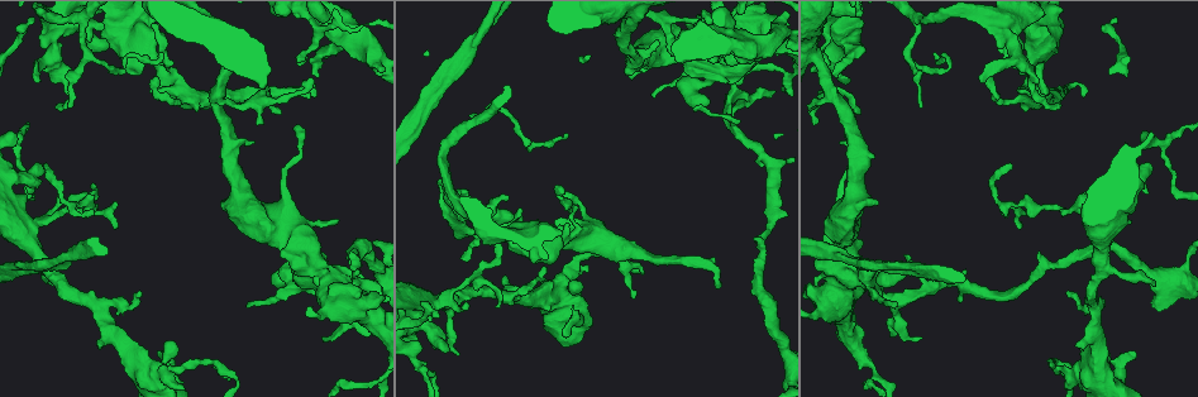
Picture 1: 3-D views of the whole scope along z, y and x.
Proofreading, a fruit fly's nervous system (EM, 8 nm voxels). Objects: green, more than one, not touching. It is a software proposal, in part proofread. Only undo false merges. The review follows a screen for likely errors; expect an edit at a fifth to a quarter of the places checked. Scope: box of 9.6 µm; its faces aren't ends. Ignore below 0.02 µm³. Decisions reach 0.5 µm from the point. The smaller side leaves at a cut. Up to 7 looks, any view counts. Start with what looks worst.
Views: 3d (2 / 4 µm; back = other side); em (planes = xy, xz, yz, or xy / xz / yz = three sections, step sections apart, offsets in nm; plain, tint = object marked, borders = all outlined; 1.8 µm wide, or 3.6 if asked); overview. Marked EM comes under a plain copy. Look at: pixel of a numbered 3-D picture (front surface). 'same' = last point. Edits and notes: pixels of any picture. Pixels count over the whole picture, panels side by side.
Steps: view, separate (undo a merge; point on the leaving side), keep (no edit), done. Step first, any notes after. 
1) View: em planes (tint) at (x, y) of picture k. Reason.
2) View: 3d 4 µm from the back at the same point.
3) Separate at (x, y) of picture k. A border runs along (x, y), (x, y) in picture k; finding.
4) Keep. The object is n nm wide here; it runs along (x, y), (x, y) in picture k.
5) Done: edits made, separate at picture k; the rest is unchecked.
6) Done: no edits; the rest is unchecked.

View: em xy step 8 (tint) at (721, 22) of picture 1. Thick turns thin.

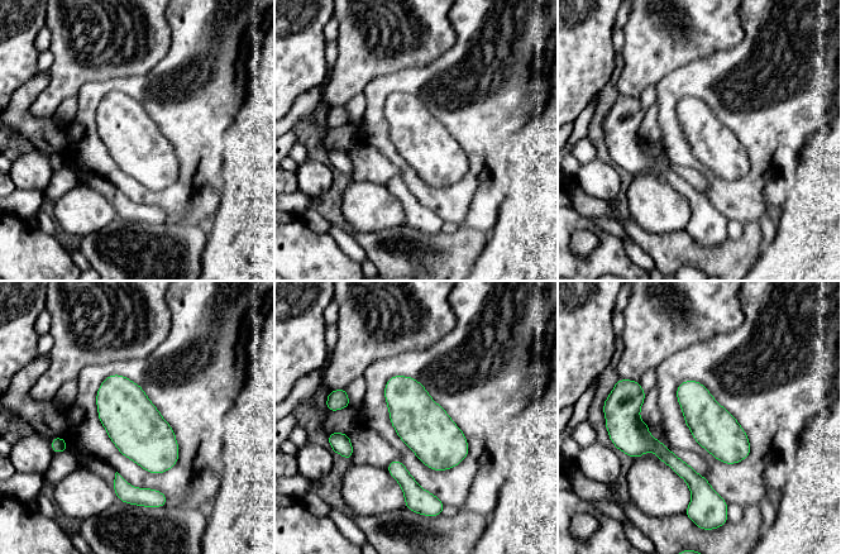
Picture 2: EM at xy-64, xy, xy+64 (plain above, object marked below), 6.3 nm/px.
Keep. Continuous, no second neuron.

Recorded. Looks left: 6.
View: 3d 4 µm at (719, 115) of picture 1. Calibre changes.

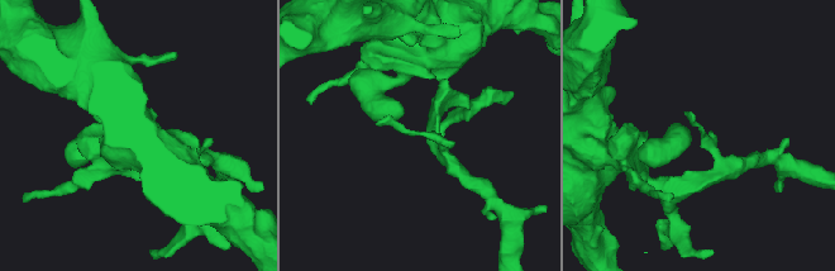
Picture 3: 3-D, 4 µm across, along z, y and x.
View: em yz step 16 (tint) at (426, 133) of picture 3.

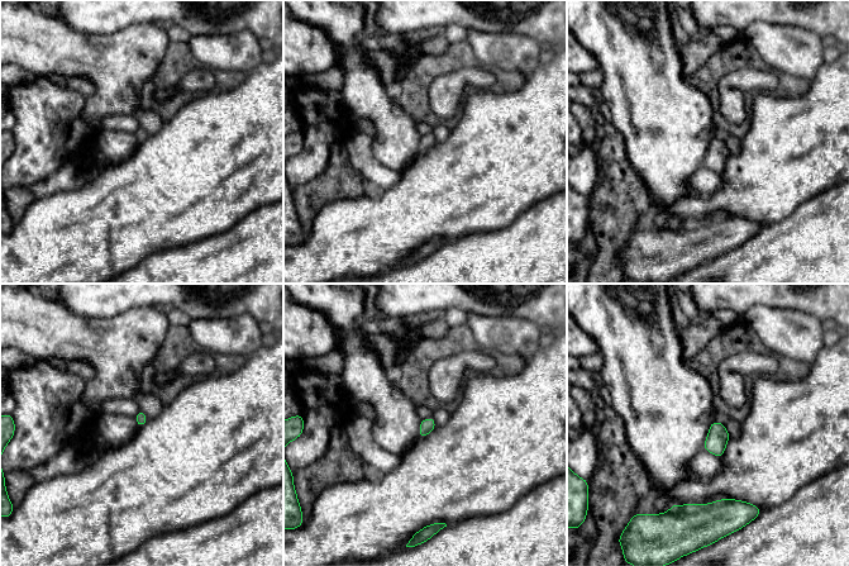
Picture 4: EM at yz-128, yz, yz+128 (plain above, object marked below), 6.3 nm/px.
View: em planes (tint) at the same point. Cut it another way.

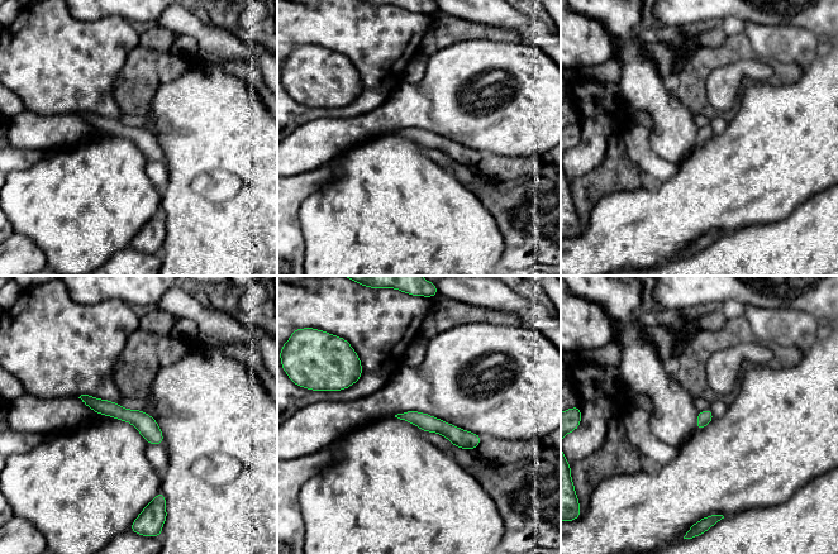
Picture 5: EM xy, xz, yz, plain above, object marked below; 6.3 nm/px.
Keep. The object is 90 nm wide here; it runs along (84, 397), (137, 418), (160, 440) in picture 5; continuous, no second neuron.

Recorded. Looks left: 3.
View: 3d 4 µm at (327, 305) of picture 1. Sharp bend.

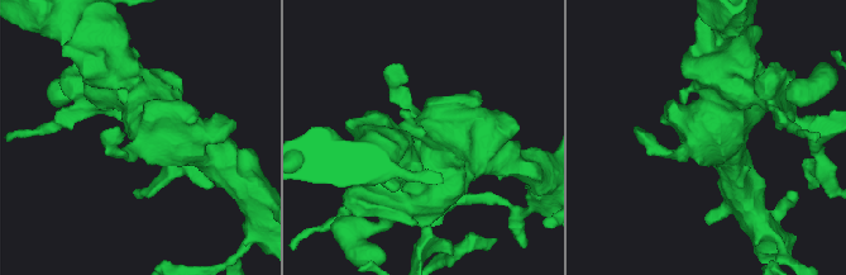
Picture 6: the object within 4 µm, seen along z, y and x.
View: em 3.6 µm xz step 16 (tint) at (429, 127) of picture 6.

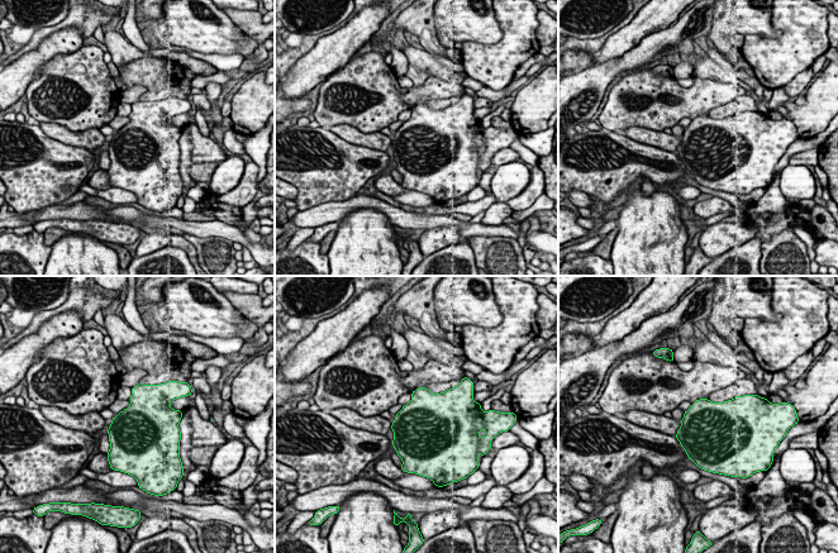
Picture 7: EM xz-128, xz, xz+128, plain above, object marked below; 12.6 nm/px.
Keep. The object is 500 nm wide here; one neuron here.

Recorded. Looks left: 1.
Done: no edits; the rest is unchecked.

